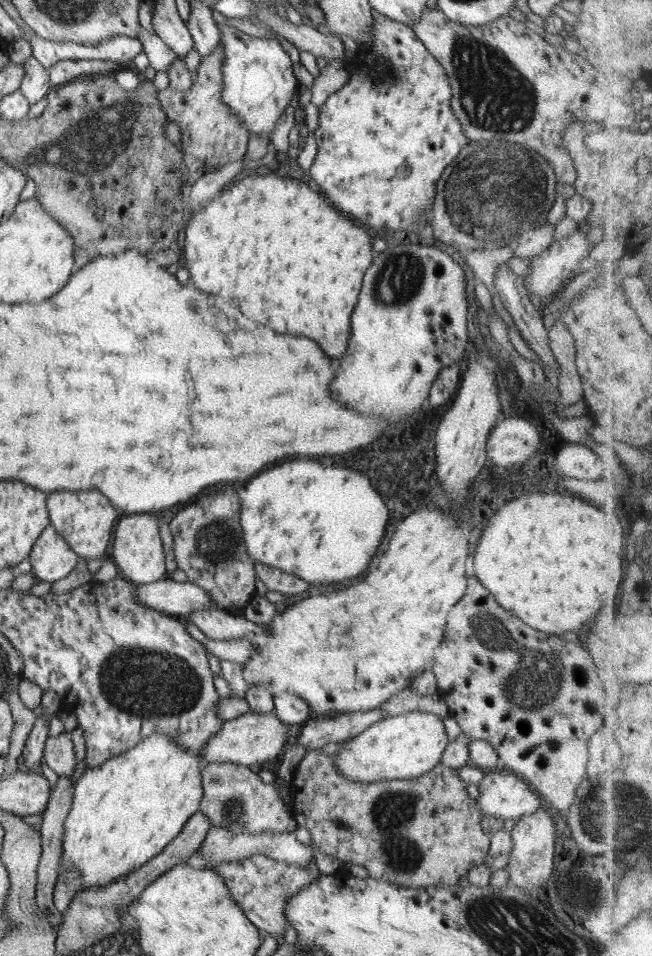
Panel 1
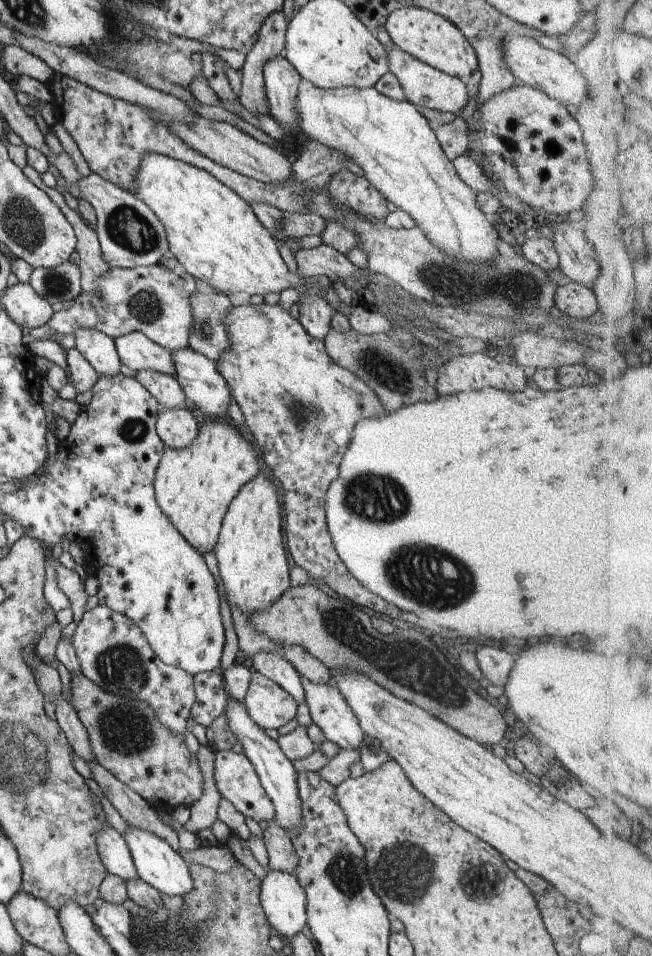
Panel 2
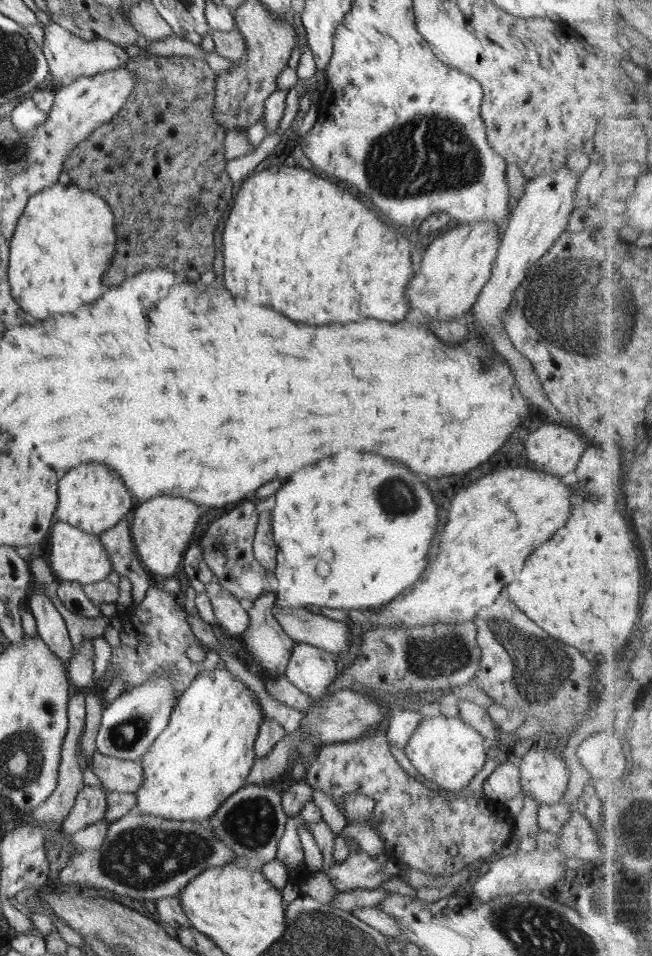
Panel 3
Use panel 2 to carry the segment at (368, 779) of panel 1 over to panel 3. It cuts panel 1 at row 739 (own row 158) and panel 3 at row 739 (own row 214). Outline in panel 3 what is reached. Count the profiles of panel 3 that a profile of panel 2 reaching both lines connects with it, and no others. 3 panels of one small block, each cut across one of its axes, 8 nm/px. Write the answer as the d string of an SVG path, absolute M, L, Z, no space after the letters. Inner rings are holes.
M425 716L414 730L404 752L410 759L412 766L424 778L435 782L445 790L464 790L472 778L482 770L486 764L488 744L485 738L472 726L466 724L459 716L445 717Z

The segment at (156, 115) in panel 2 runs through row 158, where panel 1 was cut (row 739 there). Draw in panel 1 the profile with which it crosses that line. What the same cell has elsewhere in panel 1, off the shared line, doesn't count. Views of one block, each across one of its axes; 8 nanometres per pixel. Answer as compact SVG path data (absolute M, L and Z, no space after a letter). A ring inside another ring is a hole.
M251 710L237 719L224 721L222 728L198 752L204 765L222 761L248 767L280 756L289 741L288 726L275 715L275 711L259 713Z

